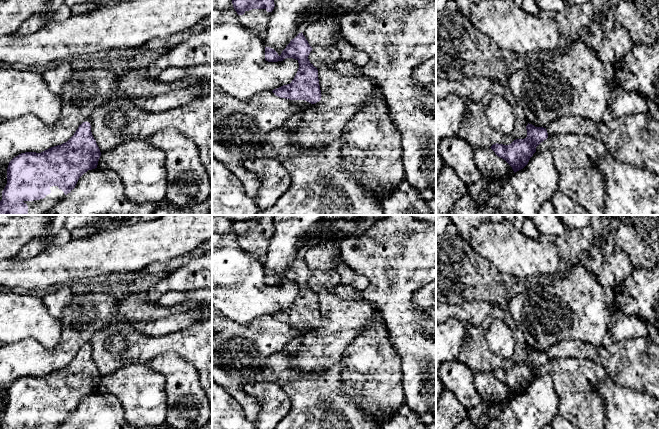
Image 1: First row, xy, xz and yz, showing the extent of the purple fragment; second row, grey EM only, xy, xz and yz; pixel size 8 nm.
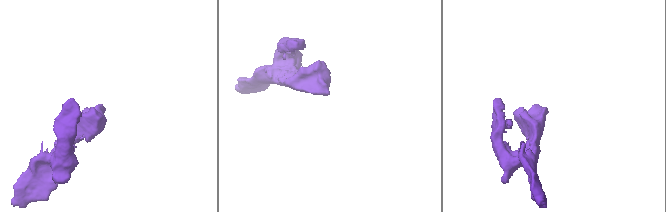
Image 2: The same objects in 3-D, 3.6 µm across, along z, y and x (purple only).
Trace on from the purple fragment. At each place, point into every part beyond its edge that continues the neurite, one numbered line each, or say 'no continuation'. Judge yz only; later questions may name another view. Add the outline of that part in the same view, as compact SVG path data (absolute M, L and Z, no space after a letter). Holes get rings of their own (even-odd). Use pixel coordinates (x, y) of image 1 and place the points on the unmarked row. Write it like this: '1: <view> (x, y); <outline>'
1: yz (633, 363); M649 336L624 339L613 343L610 347L604 347L603 345L594 347L592 344L579 340L561 341L552 345L546 351L546 354L548 359L558 357L585 358L593 362L598 362L618 386L627 387L640 392L646 392L655 398L659 398L659 345L657 345Z

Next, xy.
1: xy (56, 419); M52 410L50 414L51 417L46 419L43 423L23 426L27 429L55 429L65 420L64 416L59 413L58 410Z

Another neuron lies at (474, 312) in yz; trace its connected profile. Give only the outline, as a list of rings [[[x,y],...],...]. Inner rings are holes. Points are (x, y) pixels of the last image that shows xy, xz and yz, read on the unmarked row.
[[[482,300],[437,304],[436,324],[448,319],[456,319],[471,326],[476,326],[481,324],[491,314],[495,305]]]

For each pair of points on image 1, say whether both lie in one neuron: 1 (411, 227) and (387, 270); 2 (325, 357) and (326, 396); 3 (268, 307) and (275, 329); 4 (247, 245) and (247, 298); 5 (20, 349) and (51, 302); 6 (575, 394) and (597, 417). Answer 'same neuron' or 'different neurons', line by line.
1: same neuron
2: different neurons
3: different neurons
4: different neurons
5: different neurons
6: same neuron

